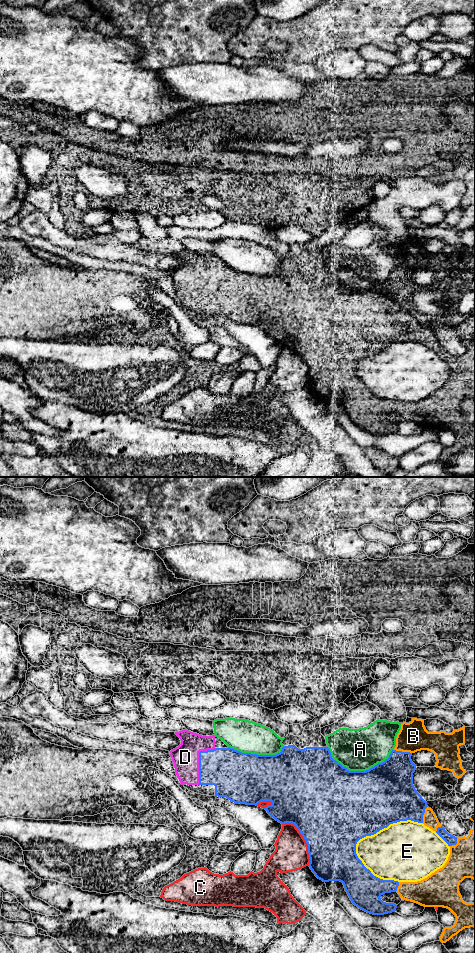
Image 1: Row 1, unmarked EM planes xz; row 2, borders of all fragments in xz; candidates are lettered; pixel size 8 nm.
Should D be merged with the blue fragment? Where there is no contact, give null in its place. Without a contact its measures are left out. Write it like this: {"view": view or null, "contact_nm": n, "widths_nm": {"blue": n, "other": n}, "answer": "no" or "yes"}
{"view": "xz", "contact_nm": 320, "widths_nm": {"blue": 340, "other": 220}, "answer": "yes"}

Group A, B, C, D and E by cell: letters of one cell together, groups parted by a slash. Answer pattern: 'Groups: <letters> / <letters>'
Groups: A / B D / C / E

